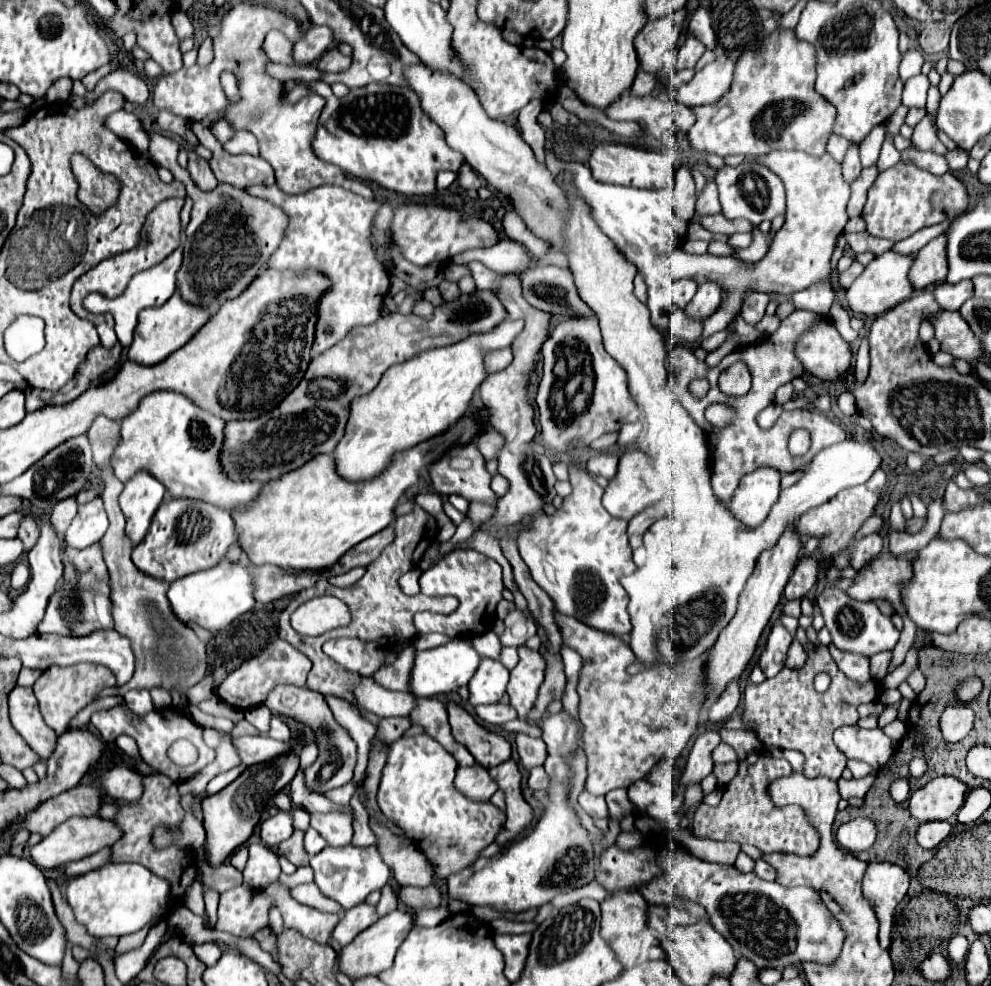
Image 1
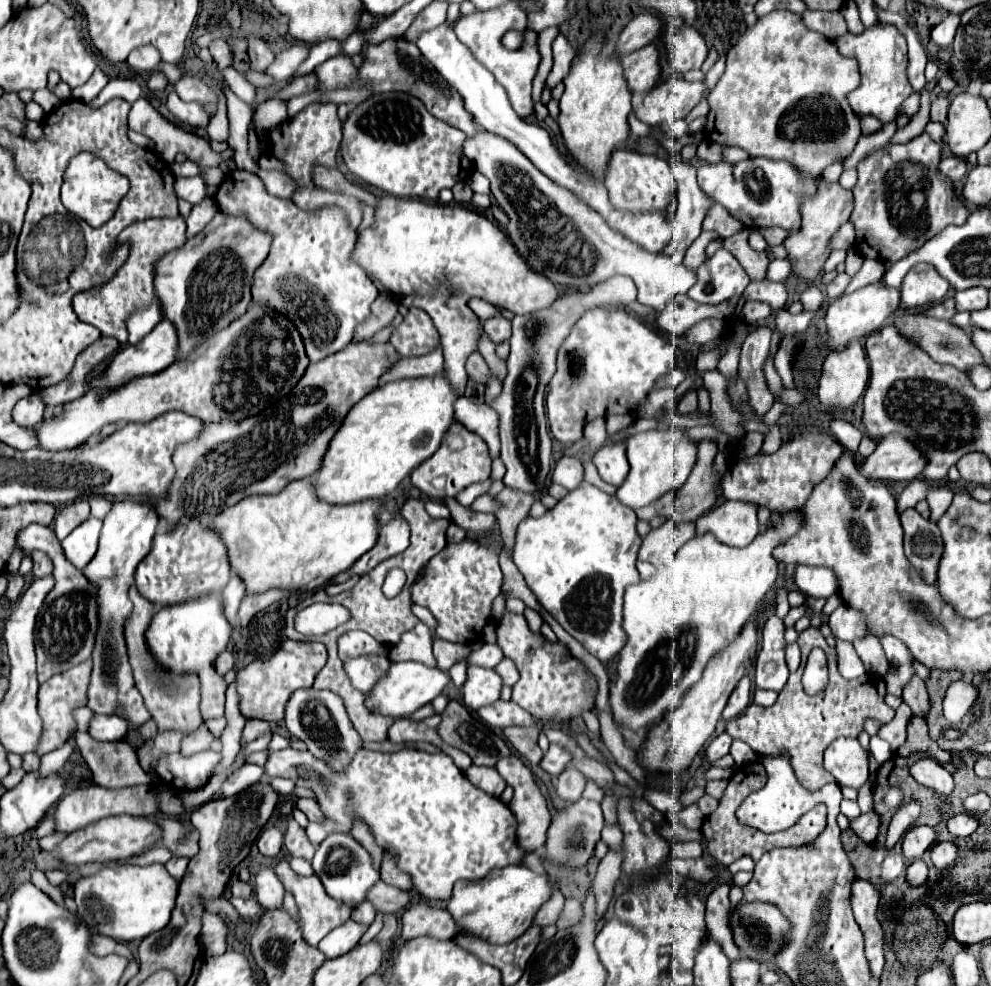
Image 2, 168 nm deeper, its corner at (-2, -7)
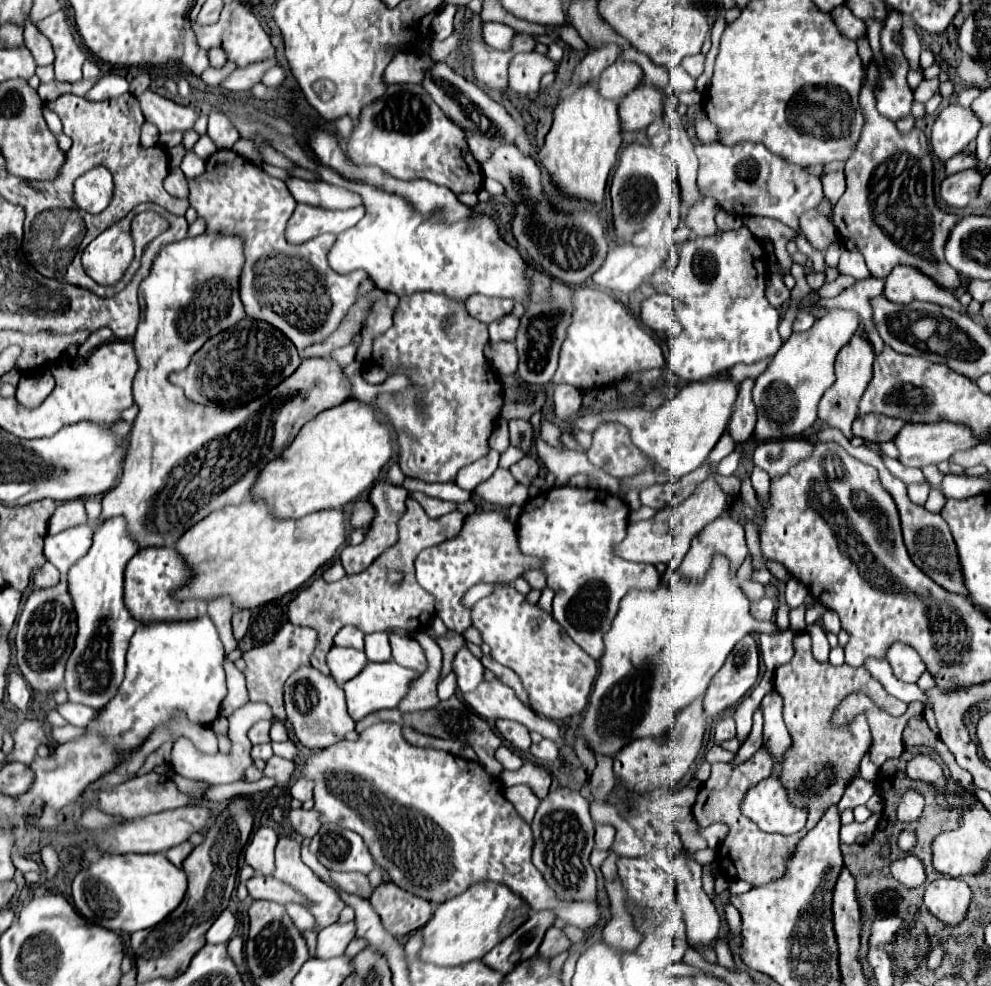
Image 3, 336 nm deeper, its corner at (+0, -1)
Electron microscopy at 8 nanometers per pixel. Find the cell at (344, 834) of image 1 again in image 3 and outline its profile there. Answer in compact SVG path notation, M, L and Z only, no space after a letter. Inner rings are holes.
M297 779L295 783L293 783L293 787L291 787L291 797L297 797L297 799L301 799L303 801L303 797L311 797L311 781L307 781L307 779Z

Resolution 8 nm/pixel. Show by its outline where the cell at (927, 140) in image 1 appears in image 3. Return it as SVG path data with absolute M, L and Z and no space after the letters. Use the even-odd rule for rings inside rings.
M871 63L867 83L859 93L865 125L861 139L845 165L847 191L835 205L833 225L843 243L853 241L863 253L871 275L885 277L891 267L913 265L943 287L957 287L959 275L945 263L943 245L959 217L943 213L935 203L933 155L925 133L917 127L909 133L899 133L891 119L877 113L873 97L875 77L877 69L875 63Z

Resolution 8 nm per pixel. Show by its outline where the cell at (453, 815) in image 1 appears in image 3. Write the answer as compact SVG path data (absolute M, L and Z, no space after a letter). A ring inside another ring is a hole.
M377 723L363 731L357 741L341 741L329 749L311 751L299 765L299 773L315 783L313 809L319 813L321 823L337 823L339 827L353 829L361 835L375 863L389 873L397 887L439 905L463 893L475 881L491 879L507 883L533 911L553 911L557 917L583 931L597 927L599 907L595 903L563 901L531 863L531 827L505 799L501 781L491 777L479 763L445 751L415 747L403 739L399 725Z

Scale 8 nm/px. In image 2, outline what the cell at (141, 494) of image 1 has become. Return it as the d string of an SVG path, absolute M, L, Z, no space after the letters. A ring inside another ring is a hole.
M143 501L113 503L113 509L103 521L99 549L95 557L89 561L89 565L83 569L85 579L95 587L95 593L97 593L97 619L99 619L95 647L91 655L93 671L91 671L91 683L87 689L87 707L93 713L101 713L101 715L113 715L117 709L123 709L123 717L127 717L129 725L133 727L139 727L145 721L149 721L151 715L143 705L141 693L135 689L135 681L133 681L133 673L127 657L127 645L123 637L127 617L133 611L133 603L127 591L133 583L133 573L139 561L151 549L157 521L159 517L155 515L155 511Z

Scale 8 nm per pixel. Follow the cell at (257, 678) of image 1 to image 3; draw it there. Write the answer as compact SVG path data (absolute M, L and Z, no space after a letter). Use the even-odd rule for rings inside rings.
M285 623L269 645L253 647L251 651L243 653L243 659L247 663L247 667L245 667L243 673L247 677L249 701L267 703L271 707L271 711L273 711L273 717L279 719L279 721L285 721L287 719L285 707L283 707L285 679L289 679L289 675L293 671L297 671L297 667L311 665L309 659L311 659L315 647L317 647L317 631L313 631L309 627L295 627L291 623Z

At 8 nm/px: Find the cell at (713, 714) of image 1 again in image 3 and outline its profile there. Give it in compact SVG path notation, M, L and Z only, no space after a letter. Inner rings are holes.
M747 635L729 653L729 657L727 657L725 665L721 667L721 671L711 679L711 685L709 685L707 697L705 697L705 713L709 717L717 717L721 711L733 707L755 685L757 675L759 675L759 651L757 651L755 639L751 635Z

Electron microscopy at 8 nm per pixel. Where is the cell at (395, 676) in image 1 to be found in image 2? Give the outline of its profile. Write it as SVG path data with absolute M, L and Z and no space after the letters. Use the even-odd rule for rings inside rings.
M361 655L355 659L343 661L345 673L351 685L363 693L371 689L371 685L375 685L375 679L383 677L387 665L391 665L391 661L385 655Z

